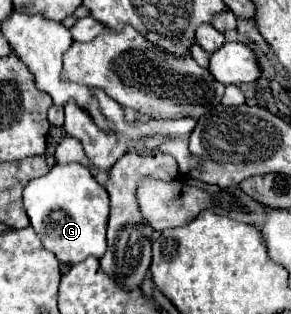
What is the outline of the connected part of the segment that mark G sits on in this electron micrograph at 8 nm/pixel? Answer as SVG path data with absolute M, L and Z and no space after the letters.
M78 162L56 164L46 176L30 180L24 188L24 210L42 246L54 252L62 264L74 266L88 256L104 256L110 202L108 192L92 178L86 166Z

